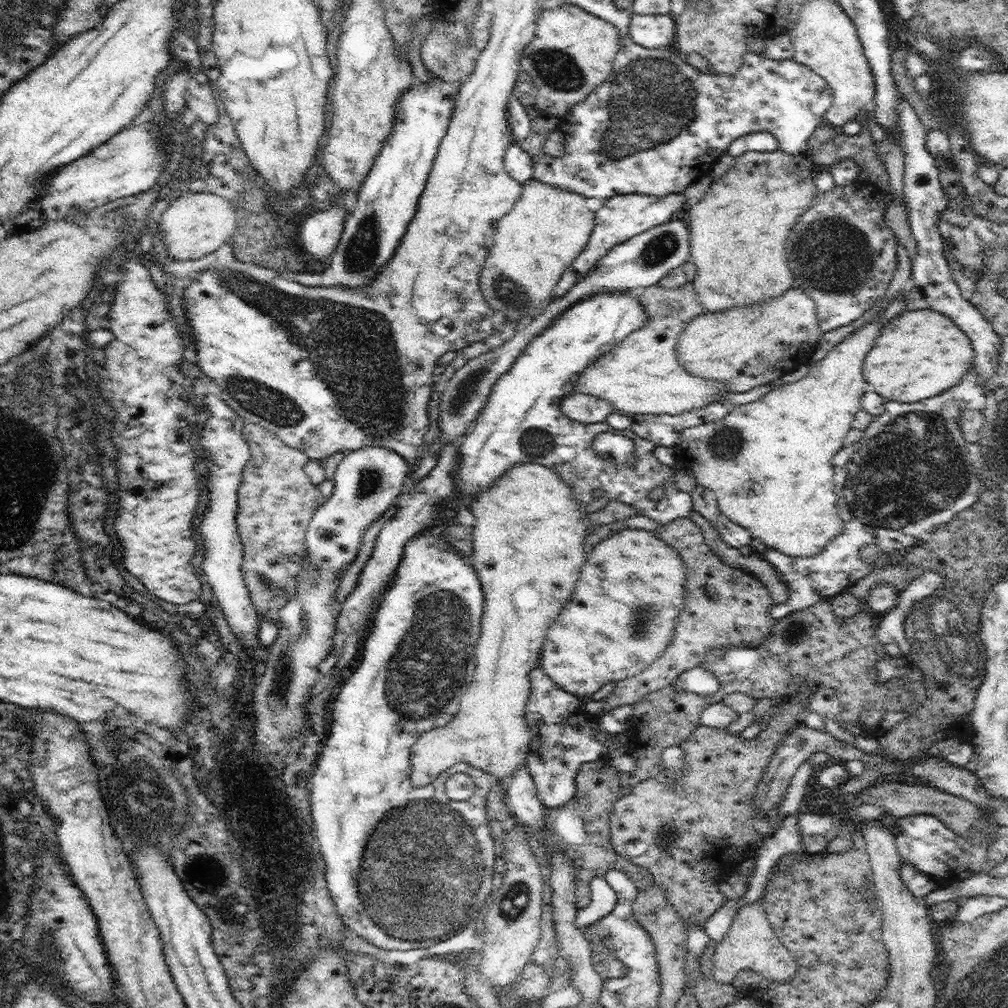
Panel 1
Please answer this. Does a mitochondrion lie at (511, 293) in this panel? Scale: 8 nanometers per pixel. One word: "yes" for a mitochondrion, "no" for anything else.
yes

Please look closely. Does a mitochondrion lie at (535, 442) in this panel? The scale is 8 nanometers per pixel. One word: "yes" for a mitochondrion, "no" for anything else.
yes

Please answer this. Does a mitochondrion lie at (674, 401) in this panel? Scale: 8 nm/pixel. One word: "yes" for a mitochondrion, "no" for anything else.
no

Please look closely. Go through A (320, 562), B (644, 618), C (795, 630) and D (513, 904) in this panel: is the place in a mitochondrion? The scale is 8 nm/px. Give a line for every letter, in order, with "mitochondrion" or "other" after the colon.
A: mitochondrion
B: mitochondrion
C: mitochondrion
D: mitochondrion

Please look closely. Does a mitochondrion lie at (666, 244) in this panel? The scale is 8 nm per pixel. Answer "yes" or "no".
yes

